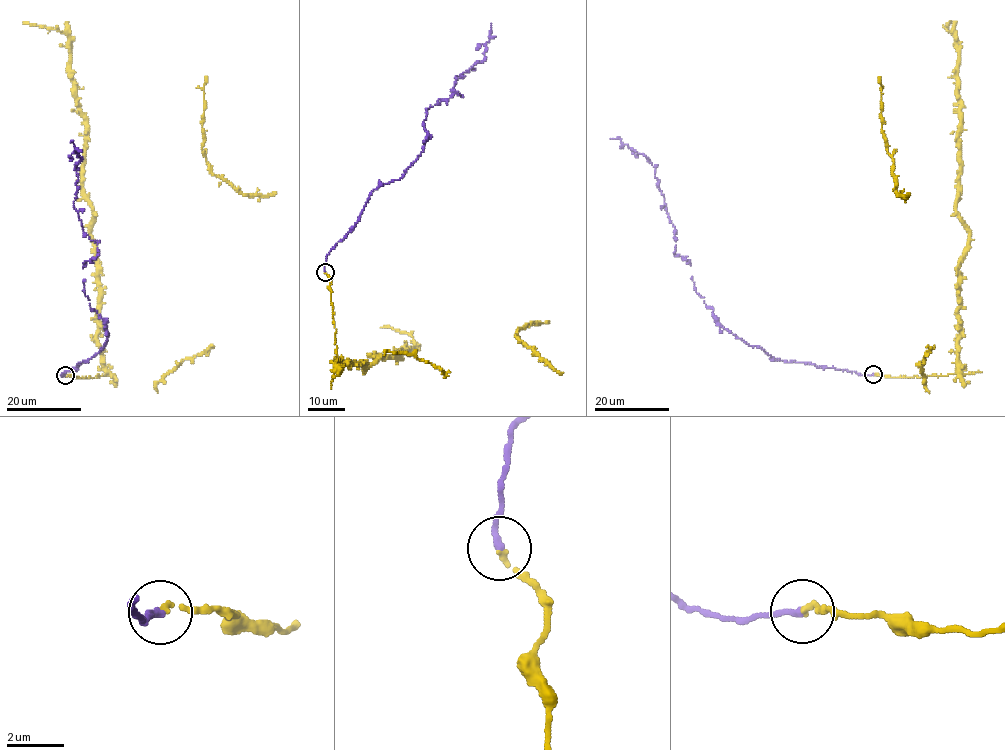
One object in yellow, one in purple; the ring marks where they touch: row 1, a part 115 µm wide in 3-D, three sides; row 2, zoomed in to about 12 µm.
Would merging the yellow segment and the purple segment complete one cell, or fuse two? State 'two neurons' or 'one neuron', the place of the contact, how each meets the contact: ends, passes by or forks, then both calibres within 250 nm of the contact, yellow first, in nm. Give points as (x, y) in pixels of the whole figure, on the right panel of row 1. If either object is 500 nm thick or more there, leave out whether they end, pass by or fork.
one neuron | (873, 374) | yellow ends | purple ends | 200/260 nm

